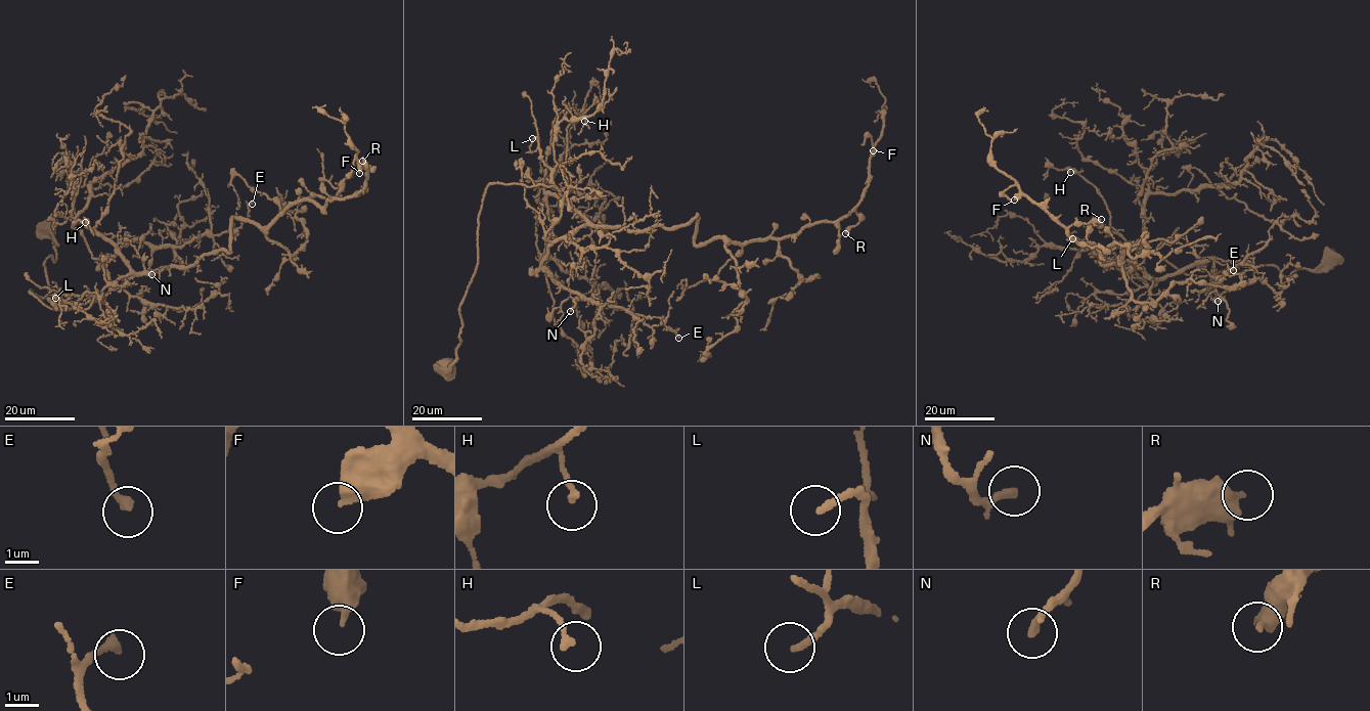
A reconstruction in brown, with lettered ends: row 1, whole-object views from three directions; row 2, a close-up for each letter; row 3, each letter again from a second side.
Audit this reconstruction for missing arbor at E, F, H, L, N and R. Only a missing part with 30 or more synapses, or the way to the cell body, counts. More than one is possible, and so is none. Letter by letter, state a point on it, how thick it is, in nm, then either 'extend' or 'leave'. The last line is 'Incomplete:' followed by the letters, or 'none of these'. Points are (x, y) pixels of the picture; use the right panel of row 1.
E: at (1233, 270); 260 nm thick; leave
F: at (1014, 200); 420 nm thick; leave
H: at (1070, 172); 190 nm thick; leave
L: at (1072, 238); 180 nm thick; extend
N: at (1218, 301); 240 nm thick; extend
R: at (1101, 219); 320 nm thick; leave
Incomplete: L, N

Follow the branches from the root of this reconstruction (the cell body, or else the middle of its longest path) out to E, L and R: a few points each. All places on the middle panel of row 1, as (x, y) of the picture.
E: (444, 370), (460, 342), (483, 197), (496, 183), (554, 186), (586, 220), (548, 248), (550, 278), (678, 338)
L: (444, 370), (460, 342), (460, 305), (477, 263), (486, 188), (555, 186), (532, 138)
R: (444, 370), (493, 183), (554, 186), (628, 230), (697, 215), (696, 245), (854, 209), (845, 233)

